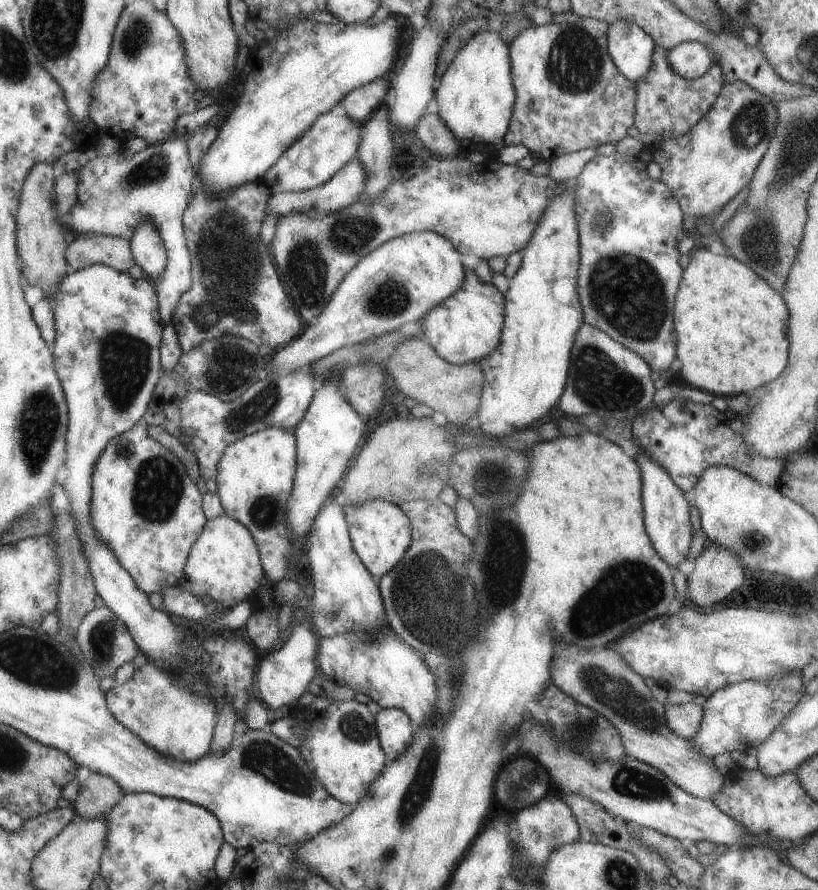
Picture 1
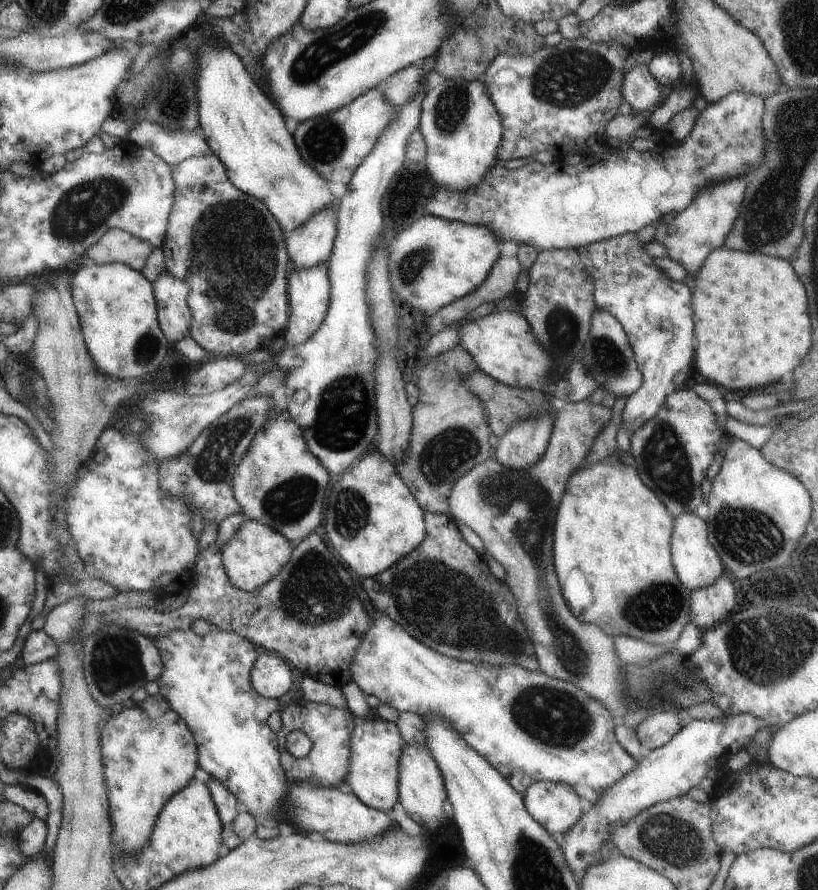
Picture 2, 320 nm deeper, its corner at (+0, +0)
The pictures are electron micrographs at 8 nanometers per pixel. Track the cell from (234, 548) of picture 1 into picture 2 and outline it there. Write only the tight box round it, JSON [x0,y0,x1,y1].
[221,518,295,592]

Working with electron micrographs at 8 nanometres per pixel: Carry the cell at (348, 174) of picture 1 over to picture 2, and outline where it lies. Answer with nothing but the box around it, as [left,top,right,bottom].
[285,208,336,269]

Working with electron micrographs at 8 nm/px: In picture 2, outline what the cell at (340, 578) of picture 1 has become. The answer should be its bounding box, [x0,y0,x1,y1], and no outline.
[350,608,636,805]

